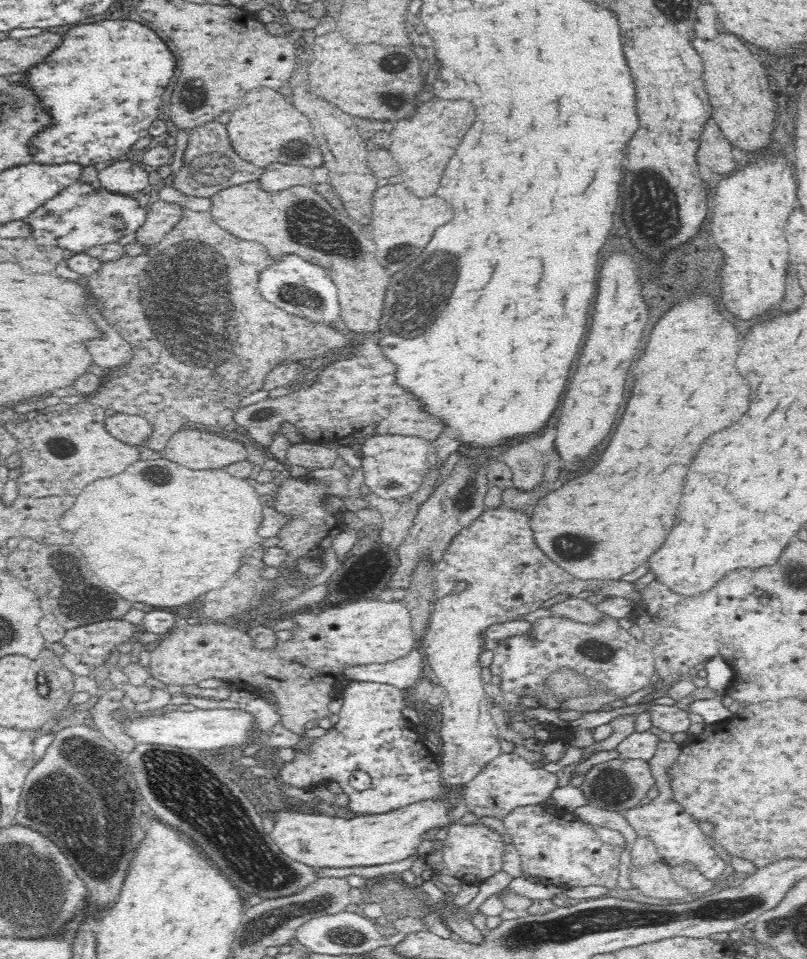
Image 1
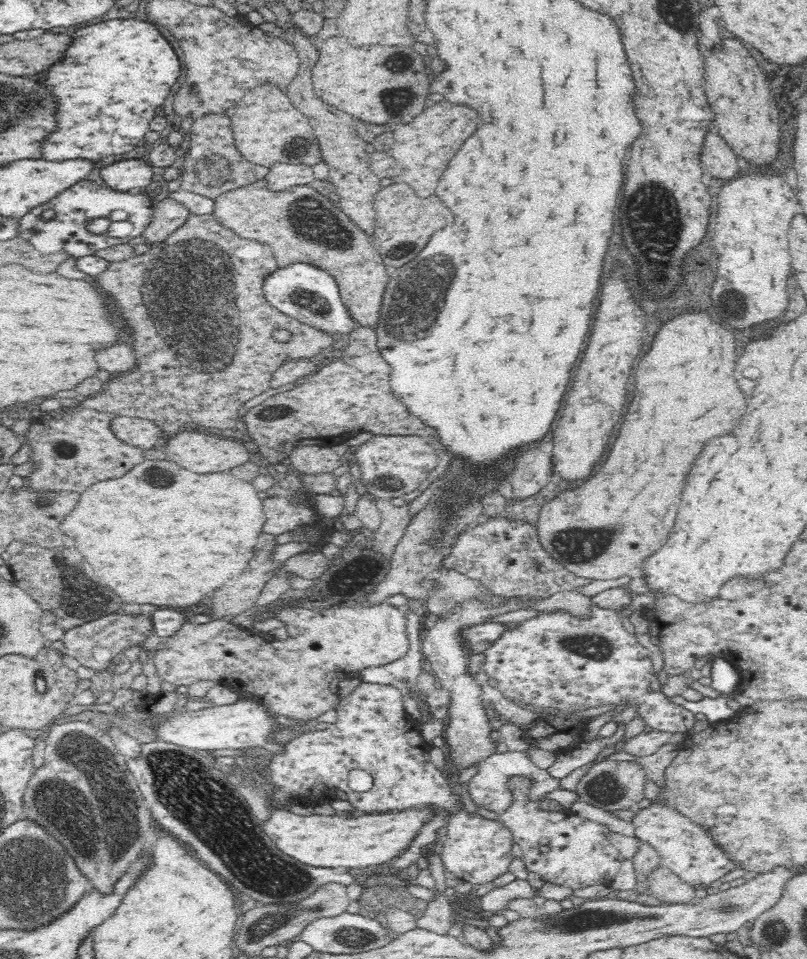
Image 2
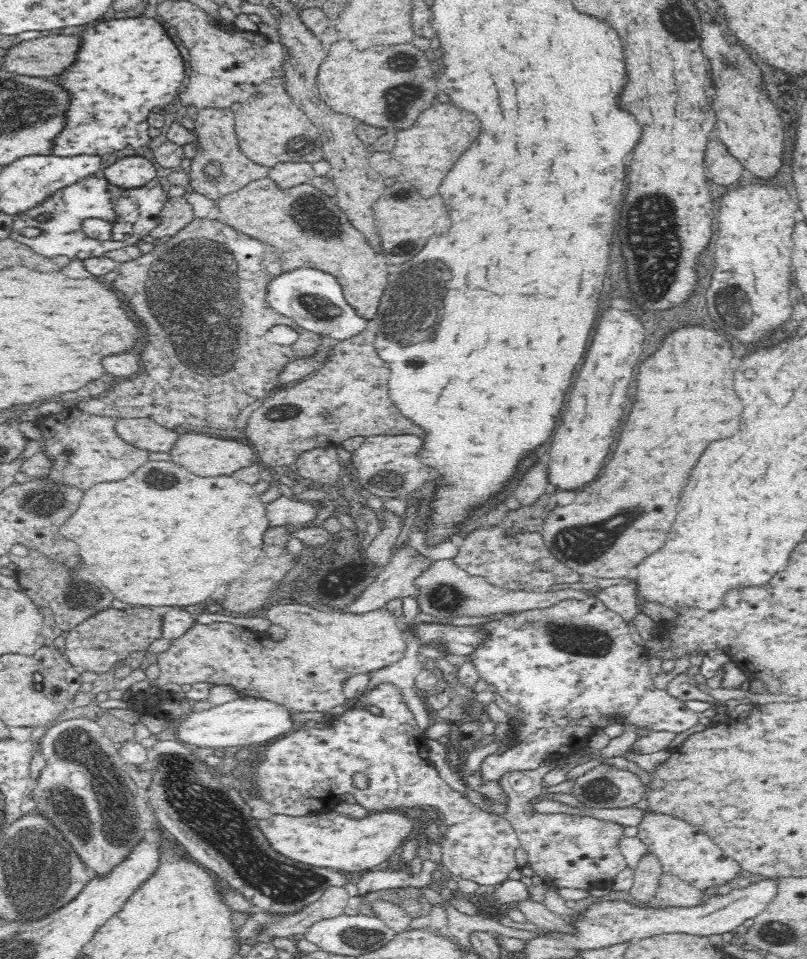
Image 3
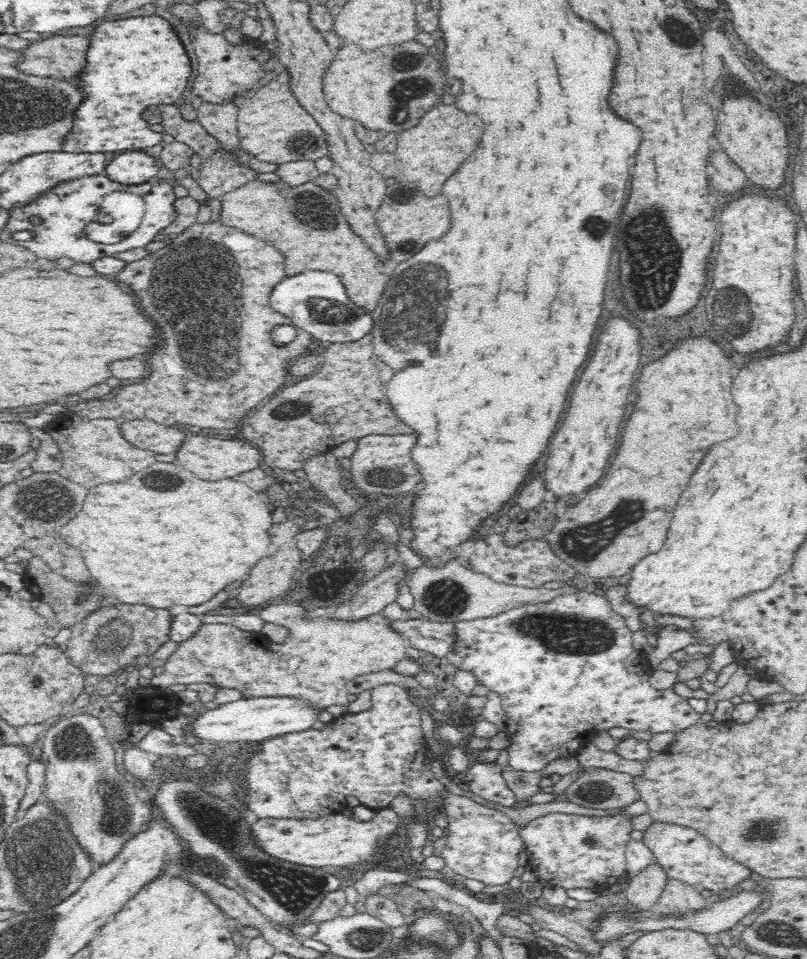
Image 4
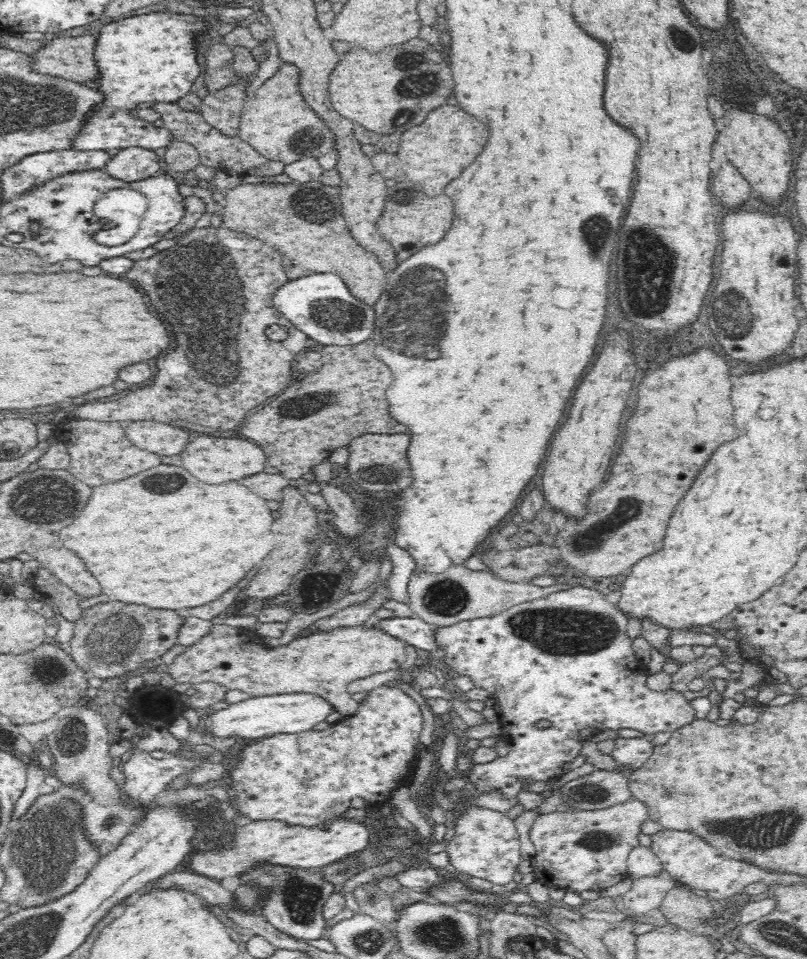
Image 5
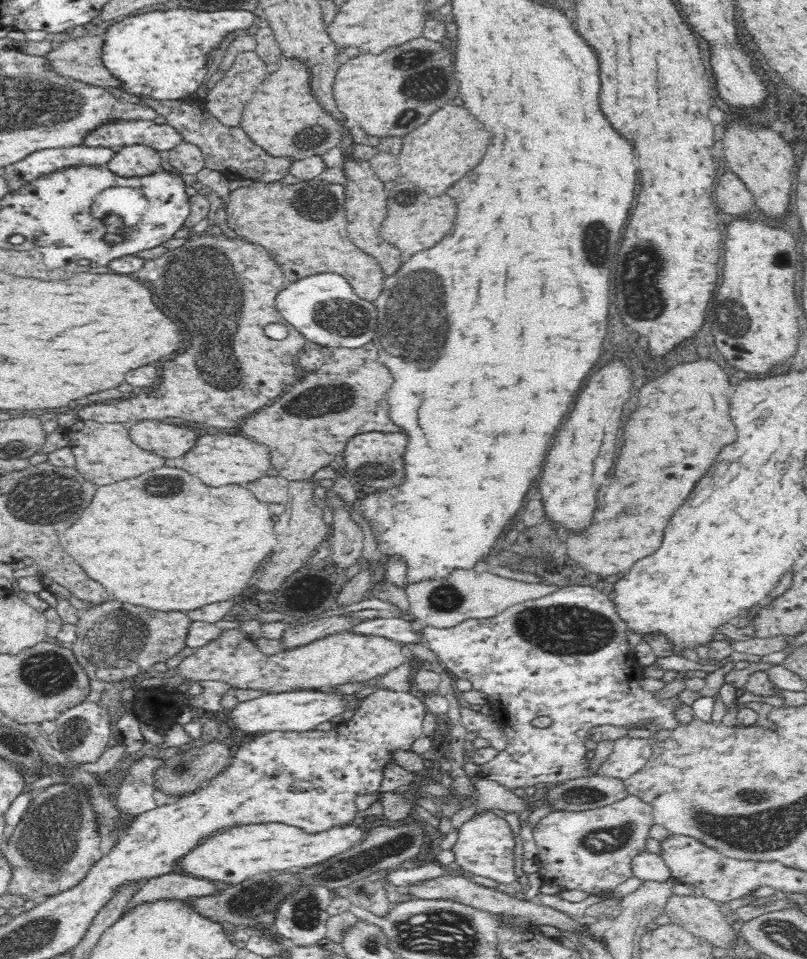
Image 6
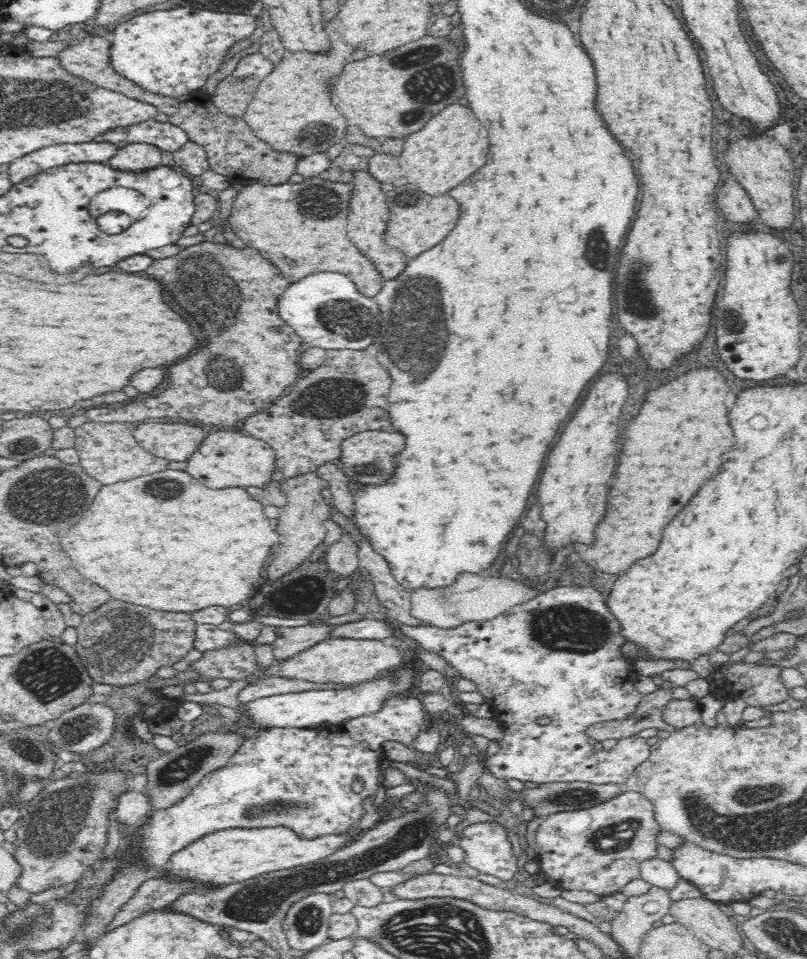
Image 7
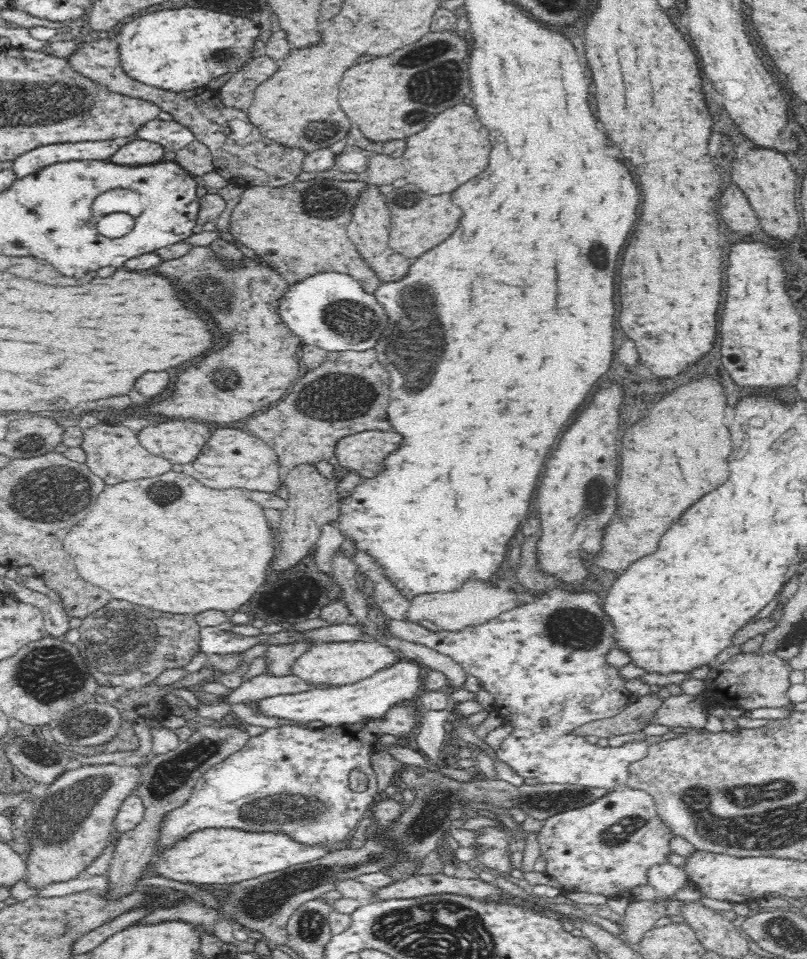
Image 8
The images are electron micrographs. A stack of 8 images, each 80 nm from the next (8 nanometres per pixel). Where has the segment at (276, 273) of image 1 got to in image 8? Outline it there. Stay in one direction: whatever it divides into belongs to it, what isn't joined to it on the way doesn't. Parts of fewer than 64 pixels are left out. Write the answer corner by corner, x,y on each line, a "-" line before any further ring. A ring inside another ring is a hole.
319,272
296,284
289,285
279,300
279,315
283,323
299,337
302,344
312,345
327,351
365,351
375,348
380,335
385,333
387,316
379,300
363,289
363,285
350,276
338,272

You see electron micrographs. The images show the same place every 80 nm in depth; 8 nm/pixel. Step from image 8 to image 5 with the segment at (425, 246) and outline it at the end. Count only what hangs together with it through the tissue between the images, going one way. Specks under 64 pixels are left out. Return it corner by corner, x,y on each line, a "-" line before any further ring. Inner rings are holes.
436,196
436,198
424,198
422,202
410,202
410,204
396,204
392,200
386,202
386,210
382,212
378,220
380,234
388,240
396,250
396,260
402,262
424,248
426,244
436,244
442,240
442,236
450,230
454,218
454,206
448,196

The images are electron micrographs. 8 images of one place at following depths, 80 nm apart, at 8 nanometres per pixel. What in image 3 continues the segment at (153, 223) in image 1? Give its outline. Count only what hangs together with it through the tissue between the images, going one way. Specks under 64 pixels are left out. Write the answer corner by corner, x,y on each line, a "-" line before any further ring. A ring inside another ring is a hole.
169,197
158,215
158,224
148,232
148,235
158,241
174,236
195,217
192,205
182,197

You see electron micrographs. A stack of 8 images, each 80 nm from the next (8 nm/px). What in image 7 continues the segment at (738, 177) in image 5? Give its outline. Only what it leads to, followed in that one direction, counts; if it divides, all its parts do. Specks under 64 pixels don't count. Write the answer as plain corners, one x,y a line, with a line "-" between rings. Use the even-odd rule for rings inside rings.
735,179
726,180
716,190
716,204
722,210
722,216
730,222
748,224
752,220
759,220
759,214
753,205
746,189

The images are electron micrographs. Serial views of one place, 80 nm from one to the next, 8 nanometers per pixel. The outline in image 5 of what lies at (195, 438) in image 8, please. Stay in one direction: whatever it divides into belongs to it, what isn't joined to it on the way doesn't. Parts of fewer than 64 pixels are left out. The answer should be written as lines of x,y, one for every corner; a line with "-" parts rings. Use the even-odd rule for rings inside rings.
155,420
127,422
124,424
124,432
134,446
161,456
180,454
193,437
184,428

